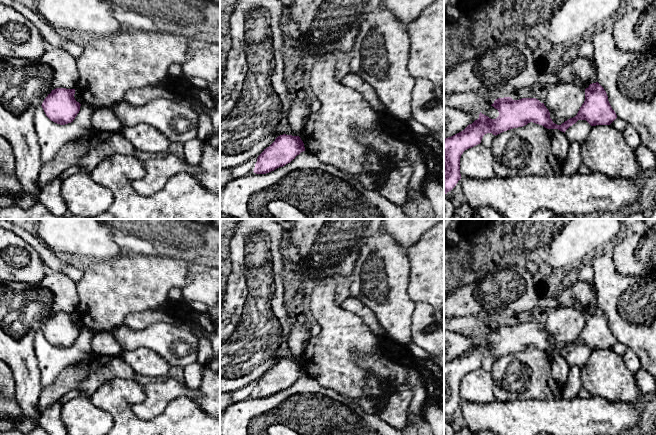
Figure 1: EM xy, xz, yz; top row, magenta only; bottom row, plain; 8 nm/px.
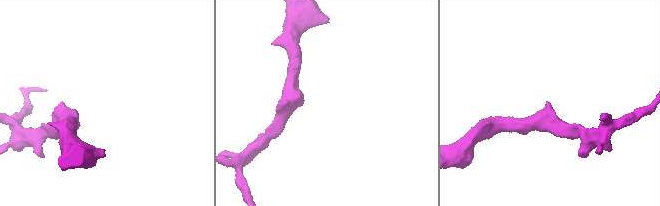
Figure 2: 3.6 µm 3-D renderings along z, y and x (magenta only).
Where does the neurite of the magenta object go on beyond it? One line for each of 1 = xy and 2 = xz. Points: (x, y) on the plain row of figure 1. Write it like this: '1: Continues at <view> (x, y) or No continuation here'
1: No continuation here
2: No continuation here

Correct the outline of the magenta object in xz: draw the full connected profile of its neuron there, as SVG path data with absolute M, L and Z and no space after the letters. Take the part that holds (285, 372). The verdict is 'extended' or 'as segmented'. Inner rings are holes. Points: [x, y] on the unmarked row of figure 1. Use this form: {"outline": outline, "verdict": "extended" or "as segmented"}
{"outline": "M280 359L258 380L254 397L266 398L290 387L297 379L305 375L299 360Z", "verdict": "as segmented"}

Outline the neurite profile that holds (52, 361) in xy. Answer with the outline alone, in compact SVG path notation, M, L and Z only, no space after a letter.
M81 328L75 343L71 347L60 349L51 345L42 330L38 330L34 338L34 350L41 374L41 386L52 384L66 367L84 359L91 359L93 357L92 337L92 332Z

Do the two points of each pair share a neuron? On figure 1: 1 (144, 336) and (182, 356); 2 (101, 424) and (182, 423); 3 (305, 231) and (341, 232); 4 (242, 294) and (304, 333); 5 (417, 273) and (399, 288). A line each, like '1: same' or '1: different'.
1: same
2: different
3: same
4: different
5: different

